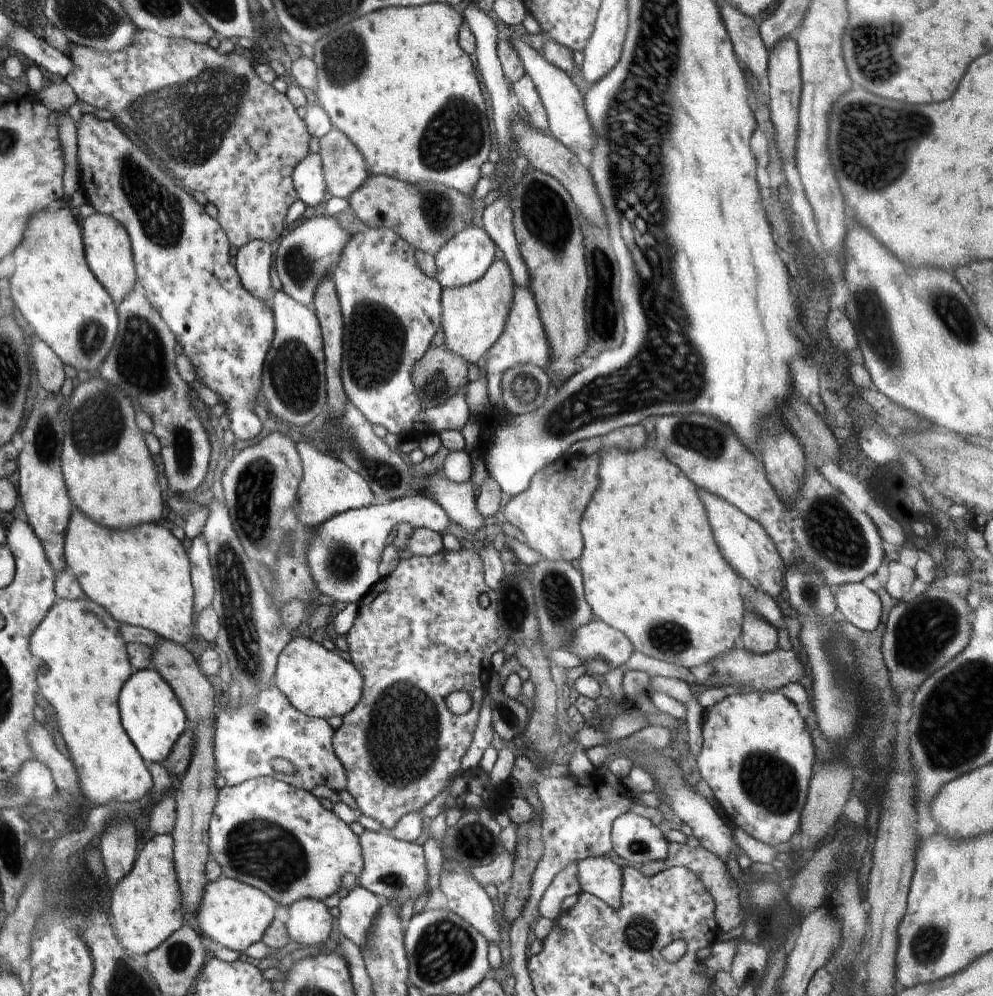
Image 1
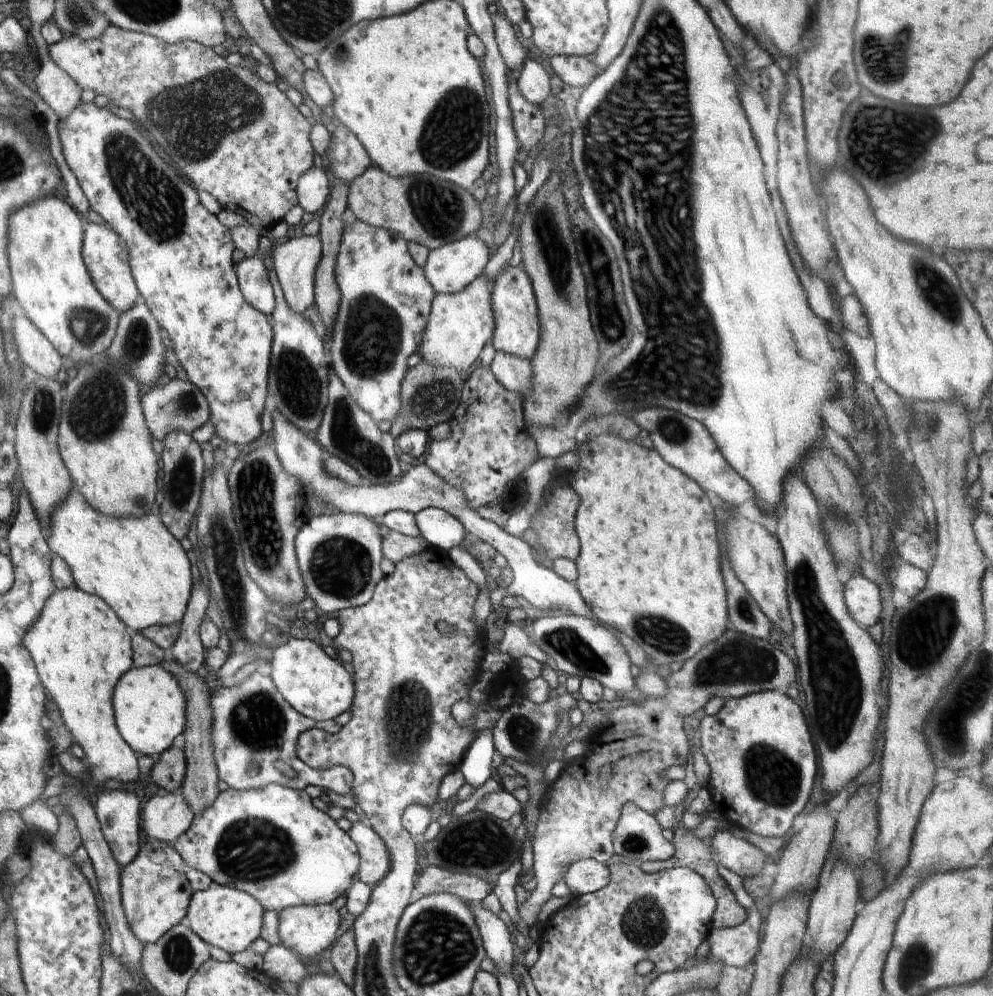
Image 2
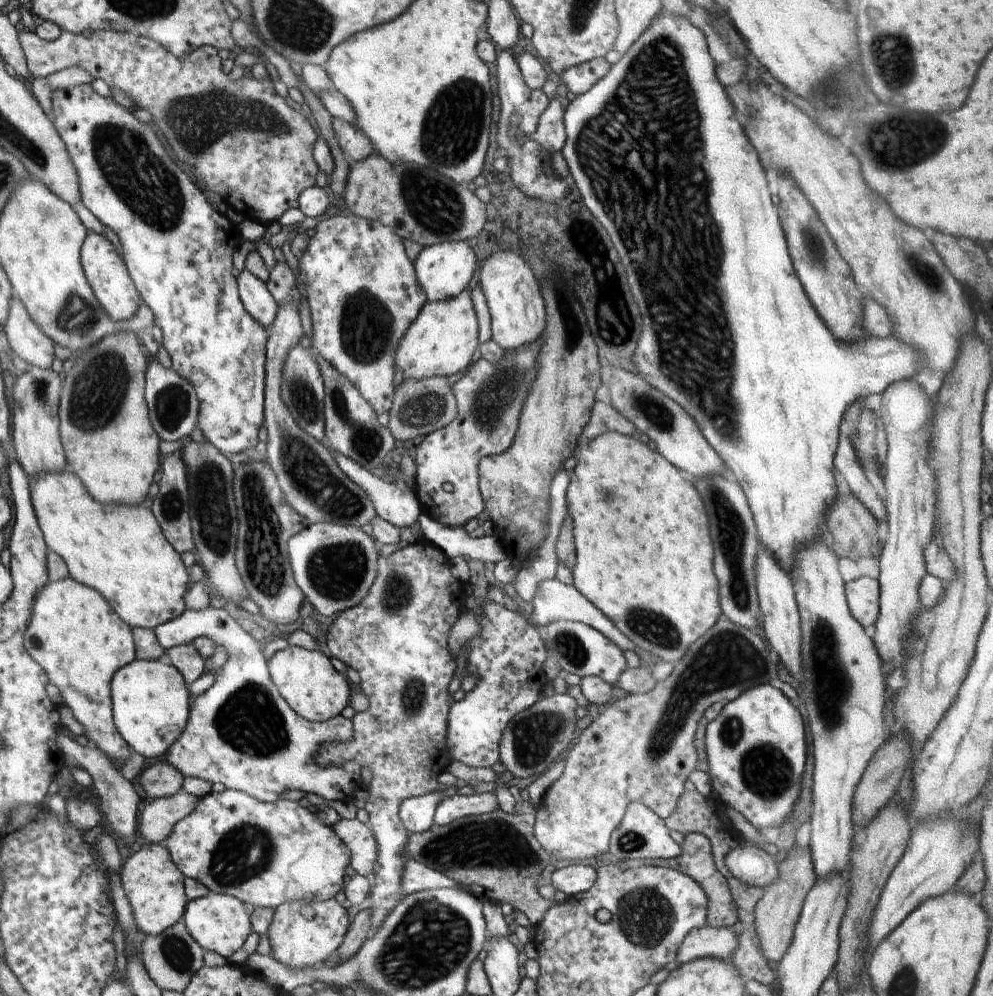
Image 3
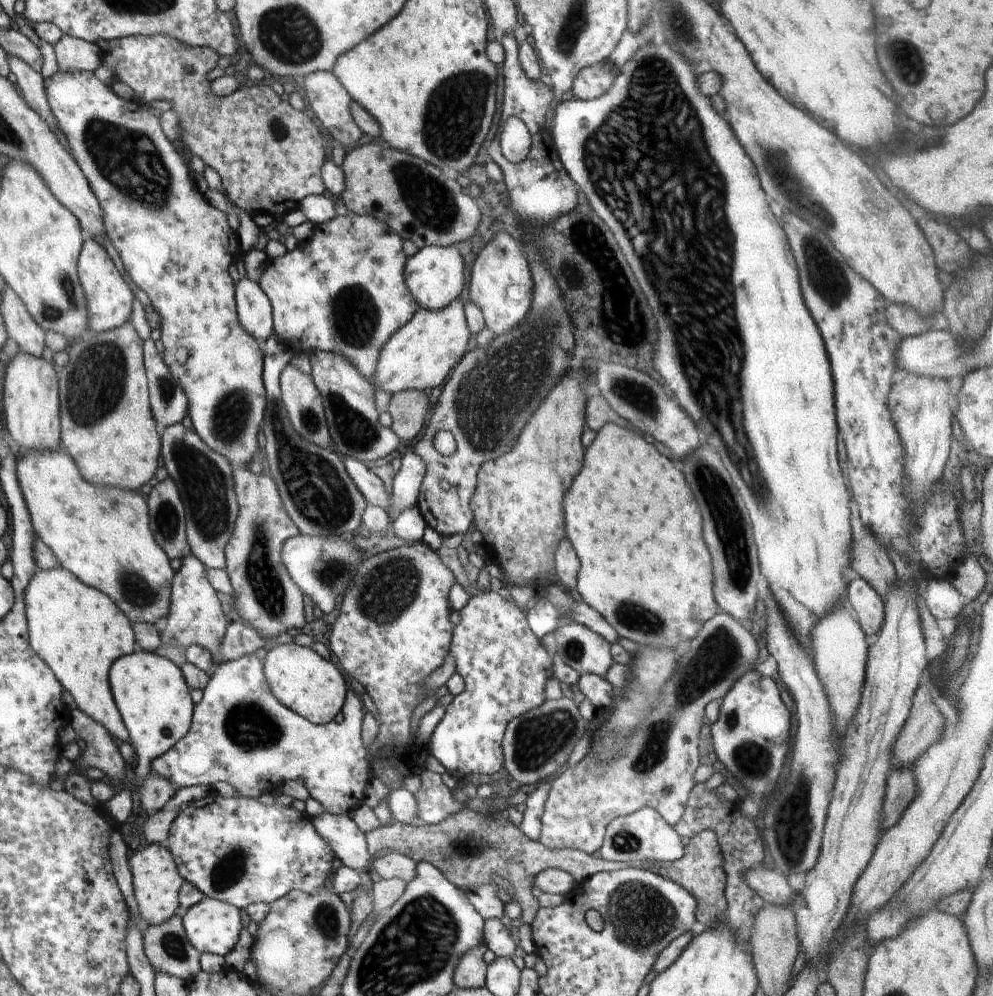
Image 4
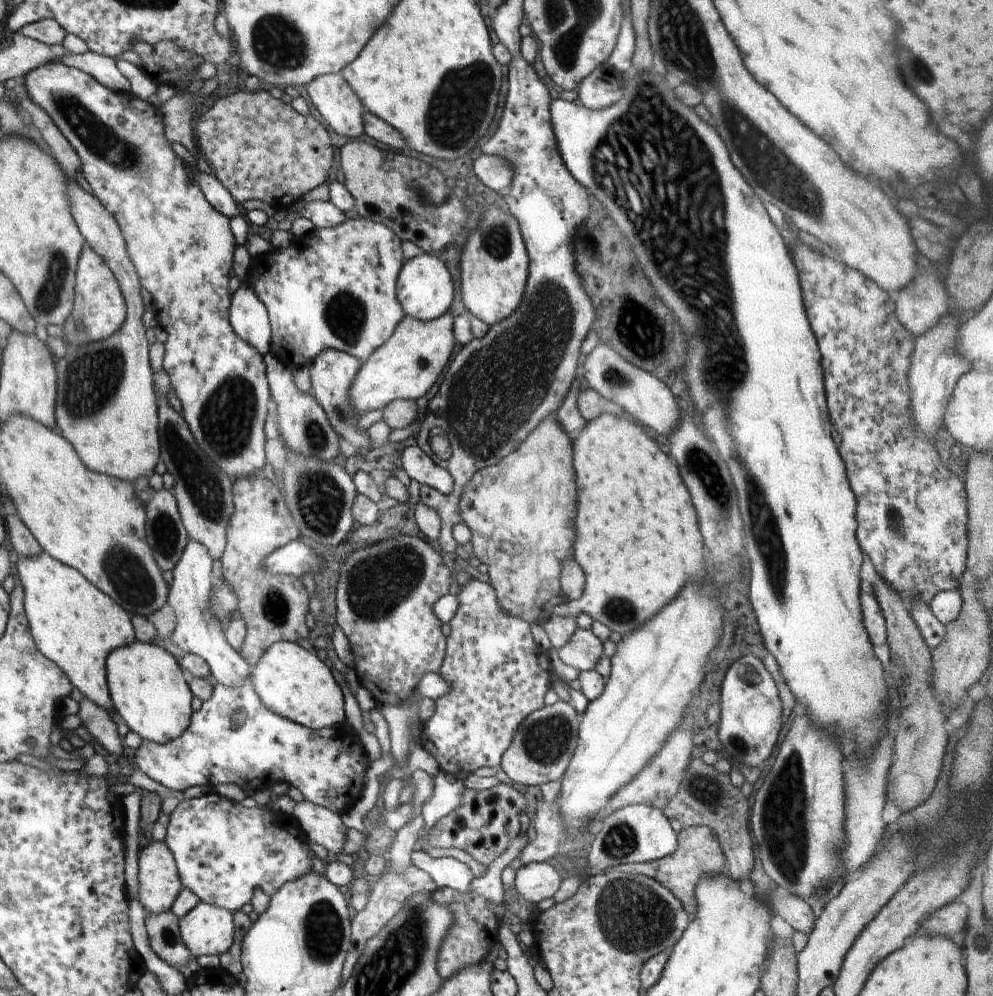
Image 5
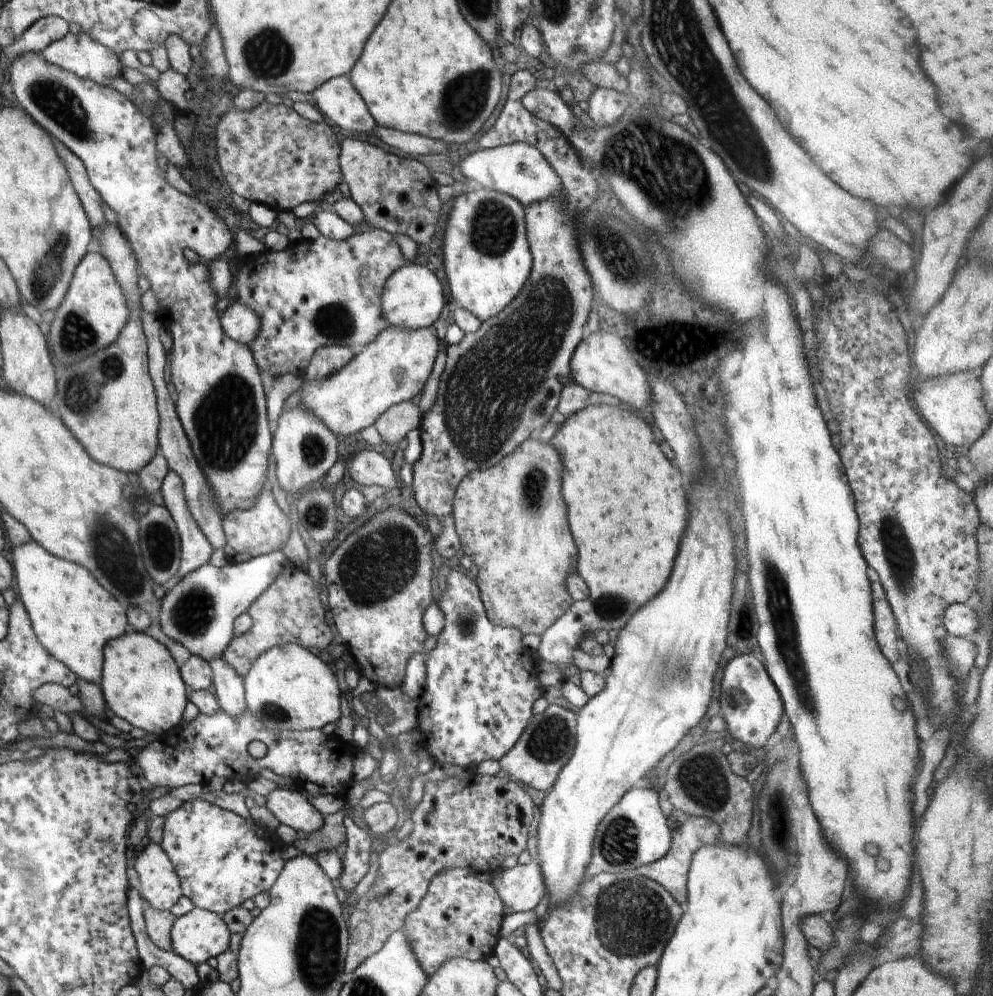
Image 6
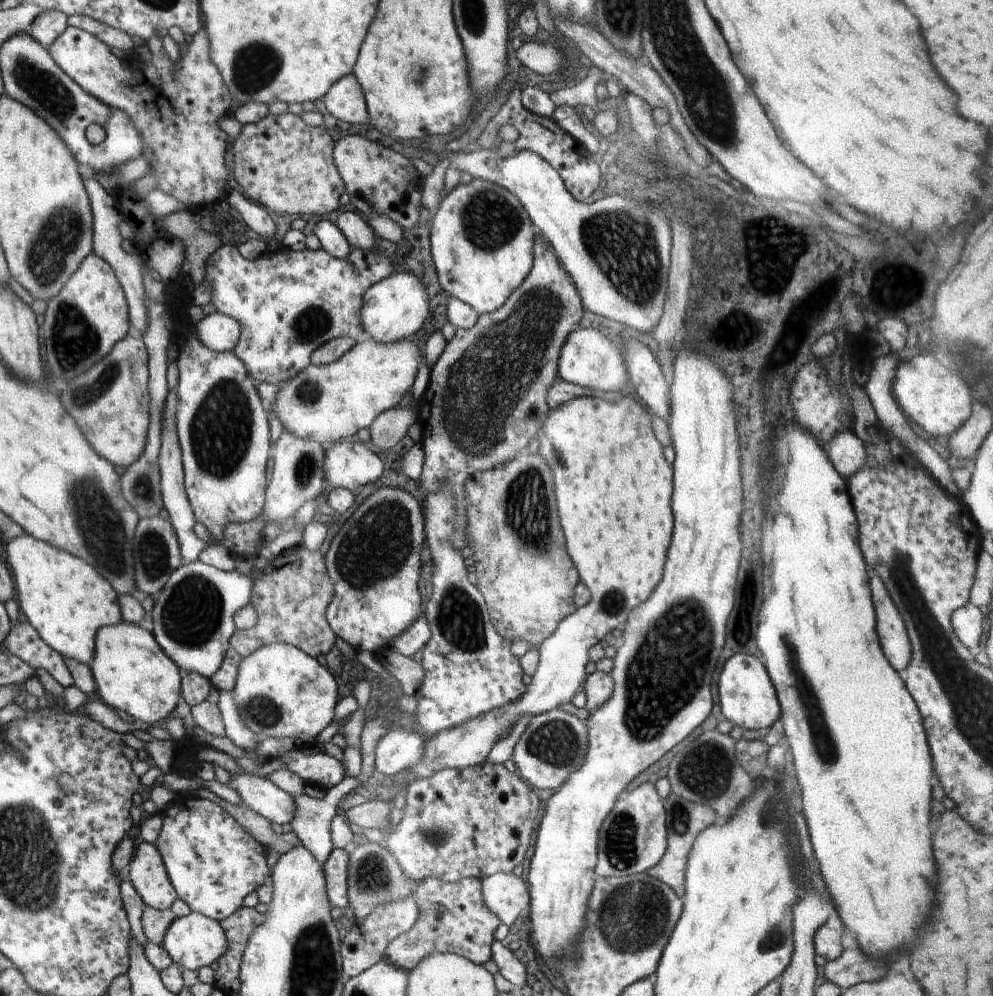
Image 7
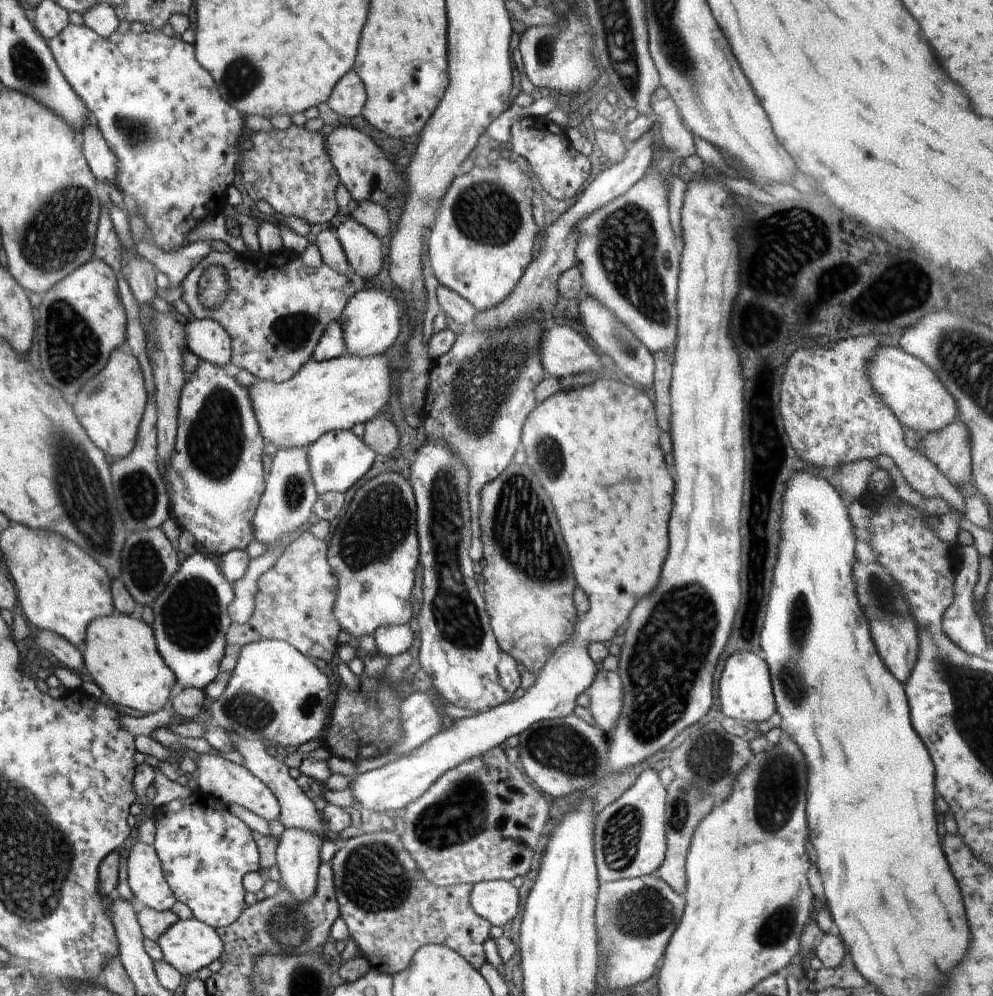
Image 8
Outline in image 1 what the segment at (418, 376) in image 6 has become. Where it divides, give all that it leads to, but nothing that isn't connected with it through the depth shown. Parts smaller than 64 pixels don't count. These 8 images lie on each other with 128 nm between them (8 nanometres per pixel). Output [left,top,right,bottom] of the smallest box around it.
[440,255,514,364]

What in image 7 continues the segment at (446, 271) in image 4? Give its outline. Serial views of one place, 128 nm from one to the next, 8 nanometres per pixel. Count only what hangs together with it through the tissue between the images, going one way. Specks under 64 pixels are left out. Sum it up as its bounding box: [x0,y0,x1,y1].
[360,270,431,344]

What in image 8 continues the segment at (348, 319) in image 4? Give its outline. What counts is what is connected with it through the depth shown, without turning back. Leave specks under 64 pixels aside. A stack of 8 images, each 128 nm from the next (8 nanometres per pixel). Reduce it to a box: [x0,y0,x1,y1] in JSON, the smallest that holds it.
[180,248,367,383]

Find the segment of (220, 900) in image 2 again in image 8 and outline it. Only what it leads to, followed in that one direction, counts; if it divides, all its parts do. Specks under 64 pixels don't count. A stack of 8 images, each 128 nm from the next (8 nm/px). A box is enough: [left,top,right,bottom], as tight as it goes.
[158,916,222,976]

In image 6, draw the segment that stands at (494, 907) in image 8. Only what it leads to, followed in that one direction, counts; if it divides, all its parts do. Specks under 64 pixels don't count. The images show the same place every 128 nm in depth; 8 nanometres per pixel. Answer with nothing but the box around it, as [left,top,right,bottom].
[489,861,546,912]

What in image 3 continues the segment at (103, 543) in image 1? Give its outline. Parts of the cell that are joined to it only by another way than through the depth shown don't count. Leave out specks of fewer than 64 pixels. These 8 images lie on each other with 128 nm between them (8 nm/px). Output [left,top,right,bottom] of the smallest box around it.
[30,469,190,629]

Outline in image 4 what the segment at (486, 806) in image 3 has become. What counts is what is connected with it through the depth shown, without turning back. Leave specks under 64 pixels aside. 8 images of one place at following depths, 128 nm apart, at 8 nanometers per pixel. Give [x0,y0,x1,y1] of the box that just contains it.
[414,770,465,825]

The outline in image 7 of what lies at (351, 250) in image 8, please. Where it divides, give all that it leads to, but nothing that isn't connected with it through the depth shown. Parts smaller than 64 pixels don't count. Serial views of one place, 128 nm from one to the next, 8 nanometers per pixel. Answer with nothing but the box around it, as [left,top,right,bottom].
[335,209,375,252]

